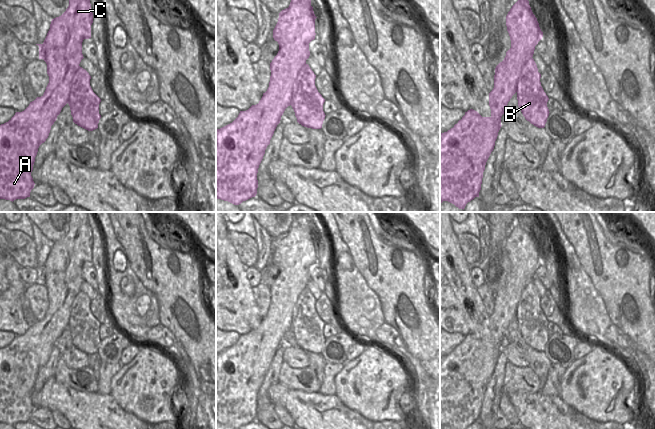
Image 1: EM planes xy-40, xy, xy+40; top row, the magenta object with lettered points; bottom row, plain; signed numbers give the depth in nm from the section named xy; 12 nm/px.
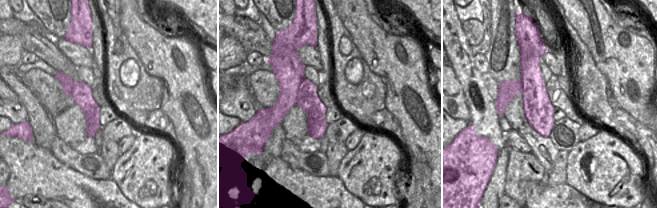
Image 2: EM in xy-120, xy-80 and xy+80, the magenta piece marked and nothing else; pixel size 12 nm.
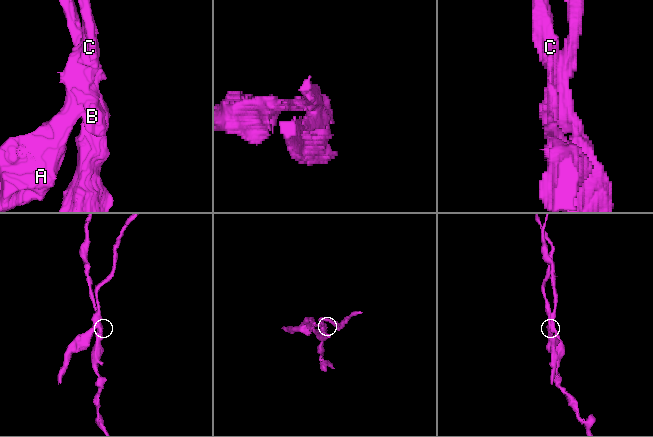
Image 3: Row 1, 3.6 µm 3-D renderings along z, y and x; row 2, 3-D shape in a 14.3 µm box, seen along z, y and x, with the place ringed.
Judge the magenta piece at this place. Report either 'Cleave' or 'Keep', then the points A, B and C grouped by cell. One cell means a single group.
Cleave. Groups: A C / B

